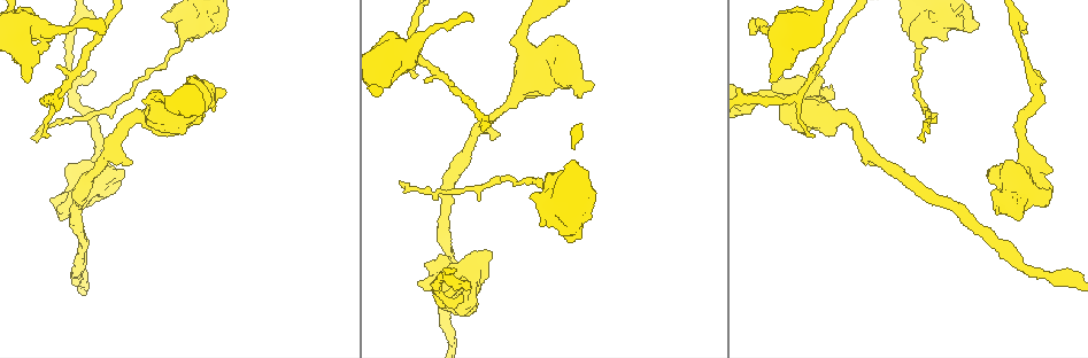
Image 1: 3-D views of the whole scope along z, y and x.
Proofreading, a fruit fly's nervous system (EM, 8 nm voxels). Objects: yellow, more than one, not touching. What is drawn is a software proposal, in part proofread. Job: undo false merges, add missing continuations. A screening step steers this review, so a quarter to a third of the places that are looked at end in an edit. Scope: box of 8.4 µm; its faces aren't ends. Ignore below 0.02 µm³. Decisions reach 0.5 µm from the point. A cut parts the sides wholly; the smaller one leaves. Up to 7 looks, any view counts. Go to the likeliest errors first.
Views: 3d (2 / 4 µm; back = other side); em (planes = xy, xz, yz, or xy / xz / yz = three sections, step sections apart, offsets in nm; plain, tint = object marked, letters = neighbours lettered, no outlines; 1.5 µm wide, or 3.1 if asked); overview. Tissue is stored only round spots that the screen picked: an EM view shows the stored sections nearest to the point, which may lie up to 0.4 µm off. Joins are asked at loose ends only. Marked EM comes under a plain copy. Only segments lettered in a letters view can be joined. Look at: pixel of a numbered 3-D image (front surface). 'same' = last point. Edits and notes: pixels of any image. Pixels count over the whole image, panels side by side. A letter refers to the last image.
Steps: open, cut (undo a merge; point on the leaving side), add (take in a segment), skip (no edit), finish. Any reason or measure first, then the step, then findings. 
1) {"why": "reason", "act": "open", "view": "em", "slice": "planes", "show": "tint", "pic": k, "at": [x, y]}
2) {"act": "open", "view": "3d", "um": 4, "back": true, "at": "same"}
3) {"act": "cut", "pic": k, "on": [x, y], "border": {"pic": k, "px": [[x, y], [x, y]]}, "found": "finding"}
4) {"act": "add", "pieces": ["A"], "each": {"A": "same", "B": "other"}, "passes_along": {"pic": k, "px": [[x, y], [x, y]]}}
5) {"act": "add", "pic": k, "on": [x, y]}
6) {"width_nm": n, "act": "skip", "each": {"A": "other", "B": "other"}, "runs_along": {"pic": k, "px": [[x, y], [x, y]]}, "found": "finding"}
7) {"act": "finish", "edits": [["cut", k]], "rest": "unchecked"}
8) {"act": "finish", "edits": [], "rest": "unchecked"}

{"why": "thick end", "act": "open", "view": "em", "slice": "planes", "show": "letters", "pic": 1, "at": [578, 92]}

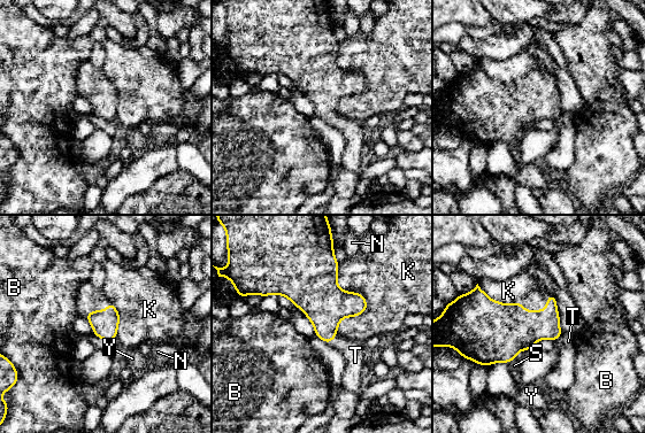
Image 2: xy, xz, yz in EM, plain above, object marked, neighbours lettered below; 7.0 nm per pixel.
{"act": "add", "pieces": ["T"], "each": {"B": "other", "K": "other", "N": "other", "S": "other", "T": "same", "Y": "other"}, "passes_along": {"pic": 2, "px": [[324, 304], [333, 339], [355, 355]]}, "found": "the neuron continues"}

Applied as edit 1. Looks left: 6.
{"why": "see it whole again", "act": "open", "view": "overview"}

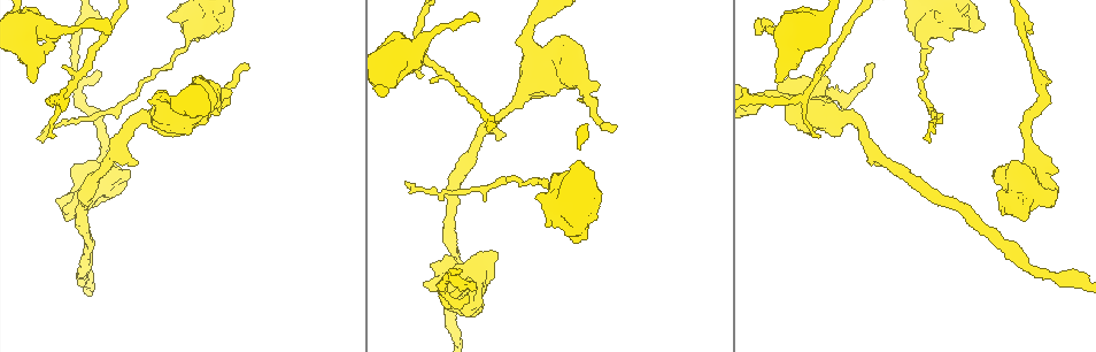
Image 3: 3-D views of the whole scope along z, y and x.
{"why": "thin end", "act": "open", "view": "em", "slice": "yz", "step": 8, "show": "letters", "pic": 3, "at": [1032, 34]}

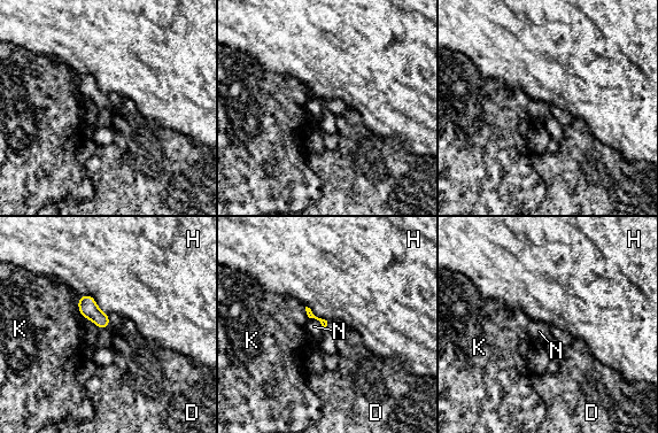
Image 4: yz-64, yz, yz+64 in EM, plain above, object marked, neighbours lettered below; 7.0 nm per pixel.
{"act": "open", "view": "em", "slice": "planes", "show": "letters", "at": "same"}

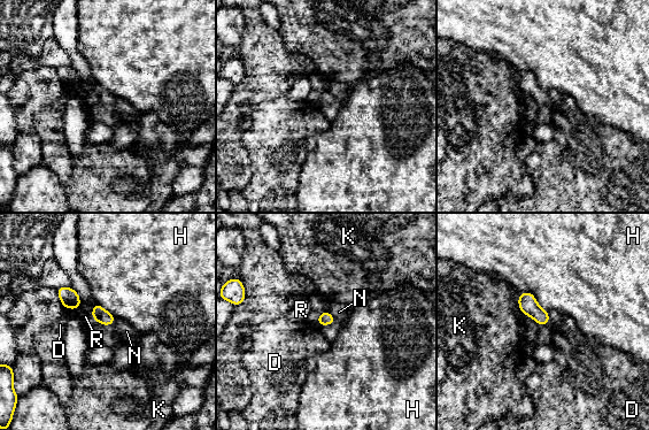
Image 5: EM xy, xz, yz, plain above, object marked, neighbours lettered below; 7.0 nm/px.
{"longest_contact_nm": ["H", 240], "act": "skip", "each": {"D": "other", "H": "other", "K": "other", "N": "other", "R": "other"}, "border": {"pic": 5, "px": [[64, 307], [74, 309]]}, "found": "none of them fits"}

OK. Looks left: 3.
{"act": "open", "view": "em", "slice": "planes", "show": "letters", "pic": 3, "at": [756, 33]}

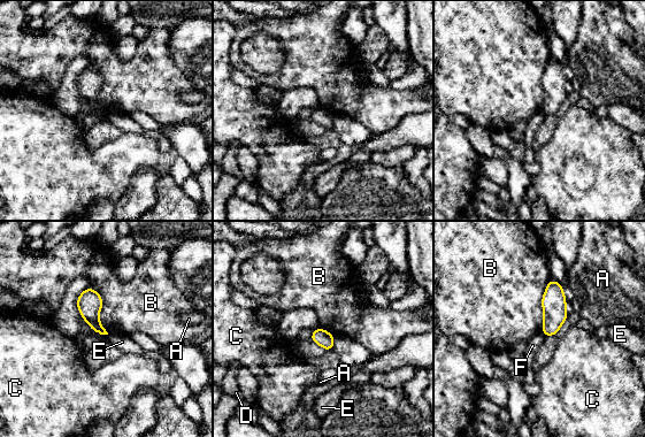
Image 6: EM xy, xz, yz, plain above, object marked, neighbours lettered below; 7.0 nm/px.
{"longest_contact_nm": ["B", 380], "act": "skip", "each": {"A": "other", "B": "other", "C": "other", "D": "other", "E": "other", "F": "other"}, "border": {"pic": 6, "px": [[550, 278], [542, 299], [540, 330]]}, "found": "none of them fits"}

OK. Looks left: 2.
{"act": "finish", "edits": [["add", 2]], "rest": "unchecked"}

